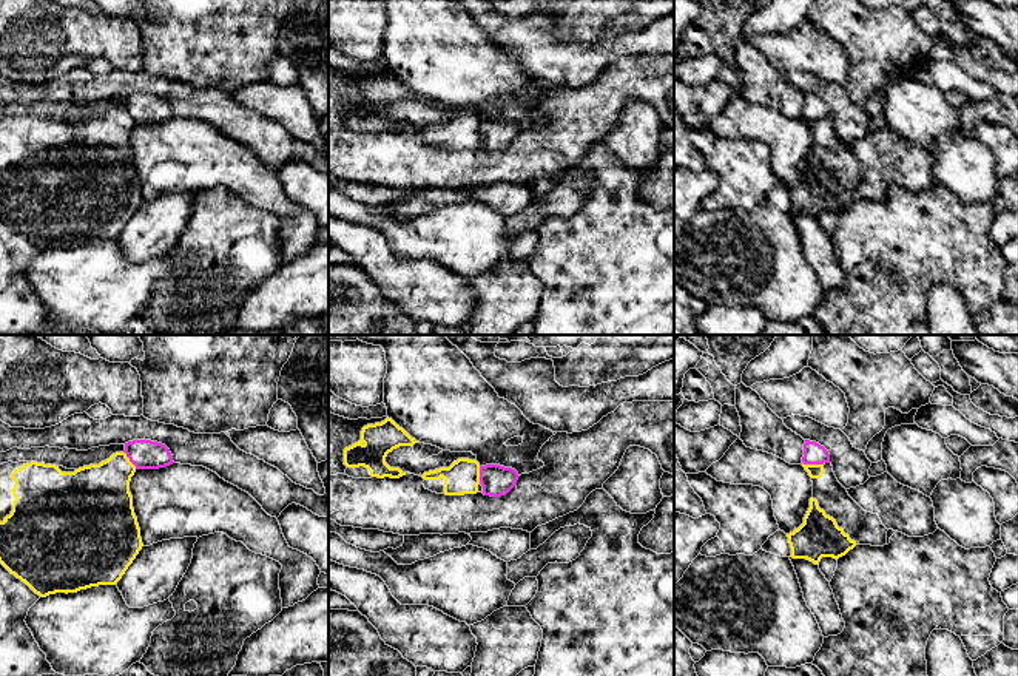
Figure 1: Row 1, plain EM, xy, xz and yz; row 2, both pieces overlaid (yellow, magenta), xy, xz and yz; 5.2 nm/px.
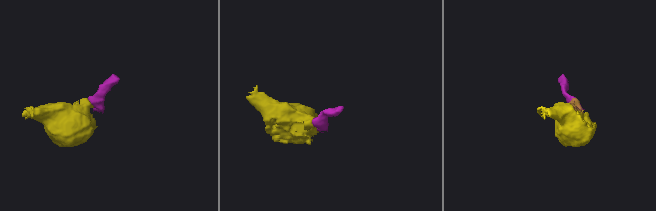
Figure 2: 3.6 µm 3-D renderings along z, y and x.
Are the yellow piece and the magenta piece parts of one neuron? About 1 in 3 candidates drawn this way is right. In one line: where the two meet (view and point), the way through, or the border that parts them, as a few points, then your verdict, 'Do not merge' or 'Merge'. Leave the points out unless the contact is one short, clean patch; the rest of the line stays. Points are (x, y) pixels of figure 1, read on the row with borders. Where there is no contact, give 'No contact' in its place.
Touches yellow at yz (813, 465). Boundary: yz (802, 462), (824, 463). Do not merge

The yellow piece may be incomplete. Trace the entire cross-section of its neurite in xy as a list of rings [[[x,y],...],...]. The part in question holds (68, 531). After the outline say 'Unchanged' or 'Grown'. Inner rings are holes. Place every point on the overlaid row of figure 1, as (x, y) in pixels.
[[[125,452],[74,472],[37,461],[0,465],[0,563],[40,597],[116,585],[143,546],[130,492],[134,472]]]. Grown

